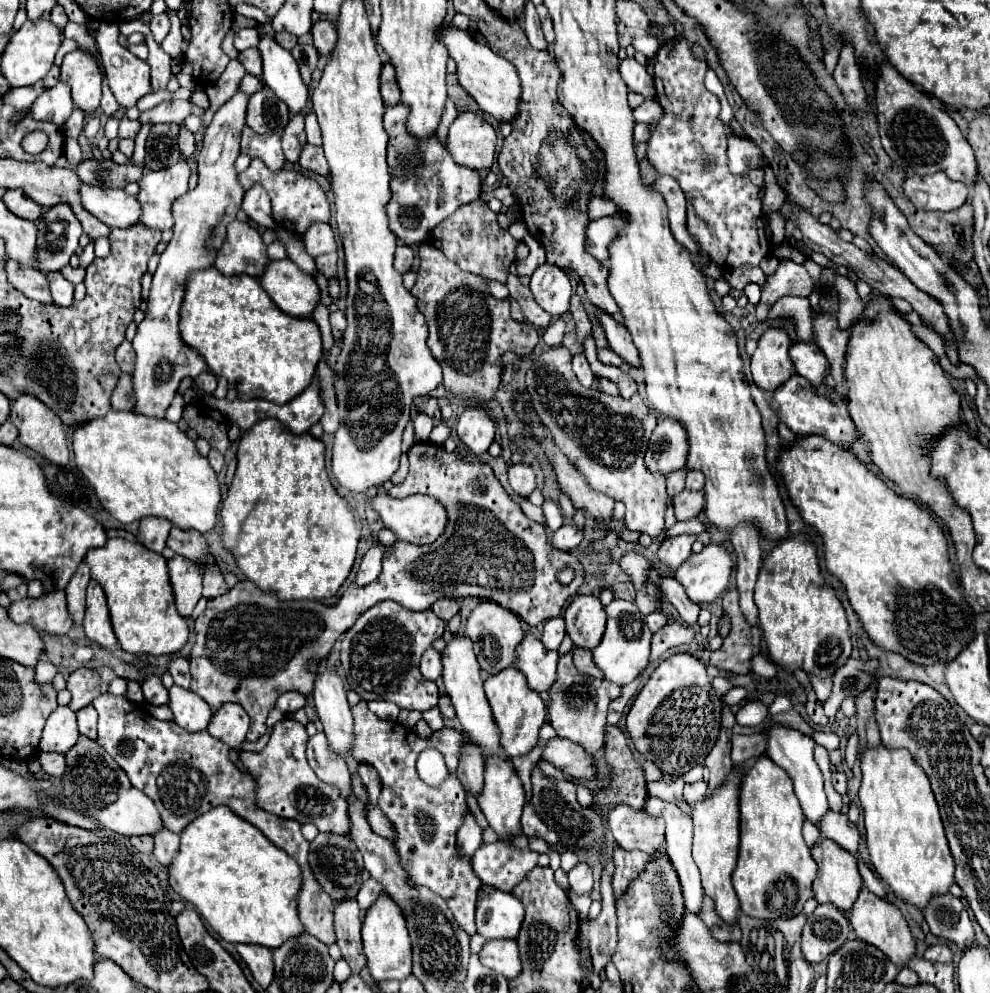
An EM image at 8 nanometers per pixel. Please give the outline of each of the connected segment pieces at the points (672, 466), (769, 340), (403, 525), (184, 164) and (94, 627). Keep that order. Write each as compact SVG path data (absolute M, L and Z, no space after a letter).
M660 417L644 457L648 471L670 475L672 471L684 467L686 453L688 453L688 445L684 439L684 429L678 423L672 423L672 419Z
M768 327L752 355L752 377L762 389L776 389L794 373L790 359L792 339L782 327Z
M378 493L376 497L368 499L368 505L378 513L384 527L388 527L400 541L426 545L426 543L434 543L440 531L444 531L444 523L446 523L444 507L440 507L440 503L428 495L410 495L406 499L394 499L386 493Z
M180 157L180 163L160 169L160 171L148 171L138 181L140 191L136 195L142 215L140 223L148 229L172 229L172 203L176 197L184 195L188 191L188 179L190 179L190 165L186 157Z
M90 581L88 595L86 595L86 617L84 617L84 633L90 641L98 643L100 647L116 647L118 639L110 625L106 597L96 581Z

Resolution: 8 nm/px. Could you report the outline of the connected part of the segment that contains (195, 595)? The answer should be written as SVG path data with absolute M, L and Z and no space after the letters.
M176 555L168 561L168 575L174 591L176 611L184 619L188 619L198 599L202 597L202 577L196 565L190 559L184 559L182 555Z

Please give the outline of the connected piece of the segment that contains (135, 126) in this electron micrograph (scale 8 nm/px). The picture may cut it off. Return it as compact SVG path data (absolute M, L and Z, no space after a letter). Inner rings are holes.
M122 119L120 123L120 137L126 137L126 139L136 139L138 131L140 131L142 123L140 121L130 121L130 119Z

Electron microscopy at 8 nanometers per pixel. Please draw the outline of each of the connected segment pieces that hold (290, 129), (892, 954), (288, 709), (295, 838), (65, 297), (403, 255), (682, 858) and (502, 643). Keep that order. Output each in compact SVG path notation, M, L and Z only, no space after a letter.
M296 115L290 119L290 123L284 129L282 135L282 151L288 163L296 163L300 155L300 147L306 143L306 133L304 133L304 115Z
M862 887L858 901L852 905L848 919L856 931L856 935L862 941L868 941L870 945L876 945L882 953L888 955L888 959L898 965L898 967L908 967L910 959L916 957L916 941L910 933L910 927L906 923L906 919L902 917L902 913L898 911L898 907L886 903L884 899L880 899L878 895L870 893L868 887Z
M284 691L276 699L276 709L280 709L282 713L292 713L304 705L306 705L306 695L300 695L296 691Z
M104 693L98 695L92 701L92 705L98 711L96 741L126 771L130 783L156 803L156 809L160 811L166 829L180 833L192 819L200 817L202 813L218 805L228 805L232 811L236 811L238 817L258 827L264 833L264 837L268 837L276 847L280 847L300 863L302 869L302 887L298 891L300 923L304 925L306 933L318 937L324 945L336 941L332 927L332 899L322 889L322 885L316 883L316 877L310 869L308 863L310 841L306 841L302 835L302 823L272 815L258 807L256 783L230 761L230 747L226 743L212 737L208 731L190 733L174 721L154 719L142 705L136 705L126 697L112 697Z
M58 271L48 273L48 283L50 283L50 295L52 295L52 303L60 305L60 307L68 307L74 301L74 285L68 283Z
M400 245L400 247L396 249L396 259L394 259L396 271L400 271L400 273L404 275L406 271L410 271L412 261L414 261L414 251L412 251L408 245Z
M650 797L646 801L646 813L650 817L662 817L666 821L666 843L668 843L668 859L680 879L680 887L682 887L682 895L684 895L684 905L688 911L696 913L700 909L700 899L704 895L702 891L702 885L700 885L700 871L690 855L690 847L692 847L692 819L682 813L674 803L668 803L668 801L662 801L662 799L656 799L656 797Z
M482 601L476 605L476 609L472 609L470 617L466 619L464 633L474 643L474 653L478 657L478 663L480 663L482 671L486 671L486 673L496 673L496 671L502 671L504 667L510 667L512 659L514 659L514 649L518 647L520 639L524 637L524 629L520 625L518 615L500 607L494 601Z

